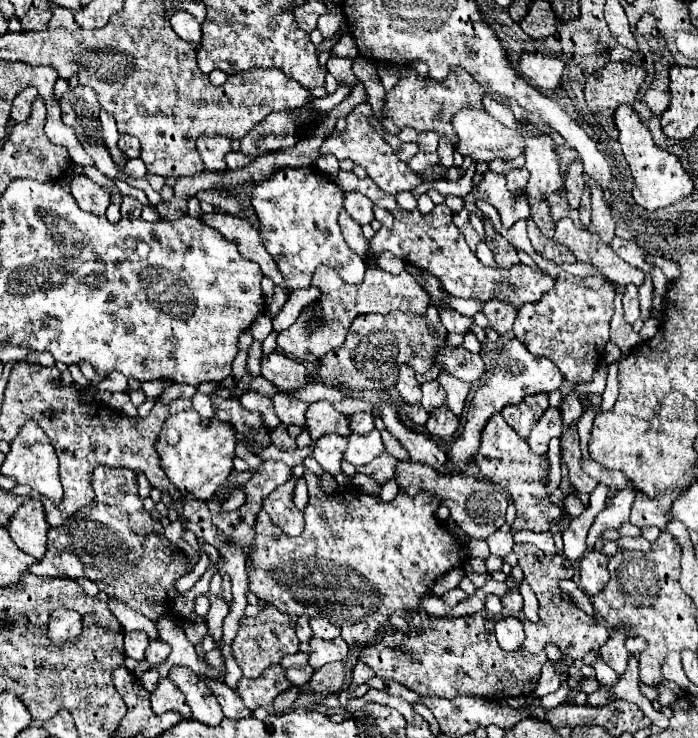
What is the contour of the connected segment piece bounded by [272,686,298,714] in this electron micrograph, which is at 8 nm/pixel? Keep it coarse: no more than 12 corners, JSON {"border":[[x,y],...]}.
{"border":[[298,686],[280,694],[272,704],[274,712],[294,708]]}

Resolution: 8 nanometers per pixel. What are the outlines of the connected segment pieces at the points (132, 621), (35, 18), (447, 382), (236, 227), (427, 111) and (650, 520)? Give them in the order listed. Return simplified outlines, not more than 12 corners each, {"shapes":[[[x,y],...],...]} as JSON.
{"shapes":[[[110,598],[108,608],[124,630],[144,630],[158,638],[154,622]],[[36,6],[20,18],[22,30],[42,30],[50,20],[50,10]],[[440,372],[446,406],[456,416],[464,408],[470,384]],[[226,212],[202,220],[236,240],[244,258],[260,264],[274,286],[286,288],[282,272],[266,252],[260,232]],[[412,66],[386,94],[382,126],[436,130],[456,144],[450,118],[482,108],[484,88],[464,68],[424,80]],[[636,492],[630,522],[654,526],[662,532],[668,524],[672,496],[654,500]]]}

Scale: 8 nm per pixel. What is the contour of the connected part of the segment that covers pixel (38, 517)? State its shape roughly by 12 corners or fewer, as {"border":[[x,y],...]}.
{"border":[[38,496],[10,520],[12,540],[40,560],[46,552],[44,508]]}

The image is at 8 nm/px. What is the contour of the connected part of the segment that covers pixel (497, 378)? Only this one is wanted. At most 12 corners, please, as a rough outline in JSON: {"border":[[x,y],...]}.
{"border":[[520,340],[504,344],[494,374],[478,386],[448,474],[474,462],[492,414],[528,394],[554,392],[564,376]]}

